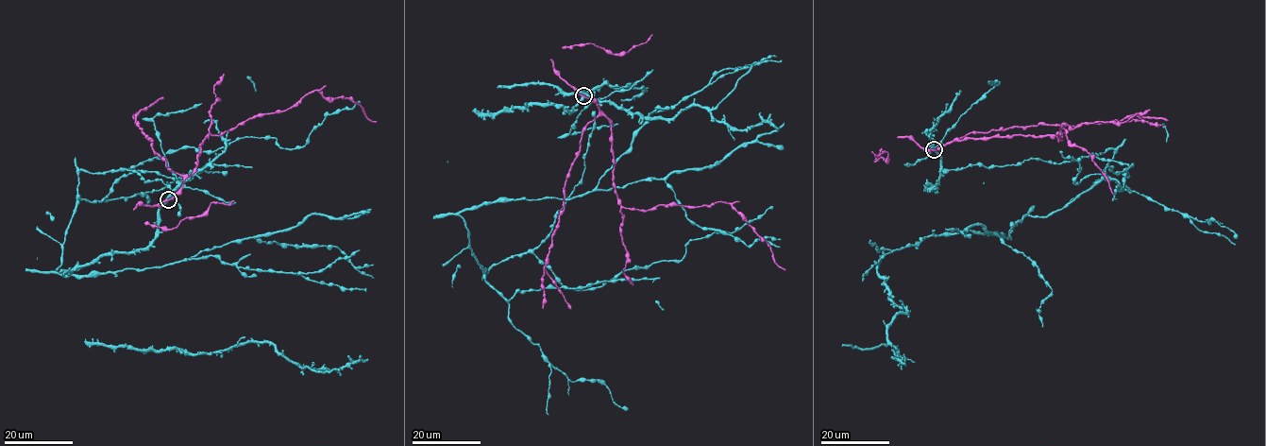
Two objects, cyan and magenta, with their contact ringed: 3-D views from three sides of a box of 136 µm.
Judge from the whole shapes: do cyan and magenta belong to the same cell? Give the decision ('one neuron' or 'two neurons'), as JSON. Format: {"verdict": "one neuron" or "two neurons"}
{"verdict": "one neuron"}

